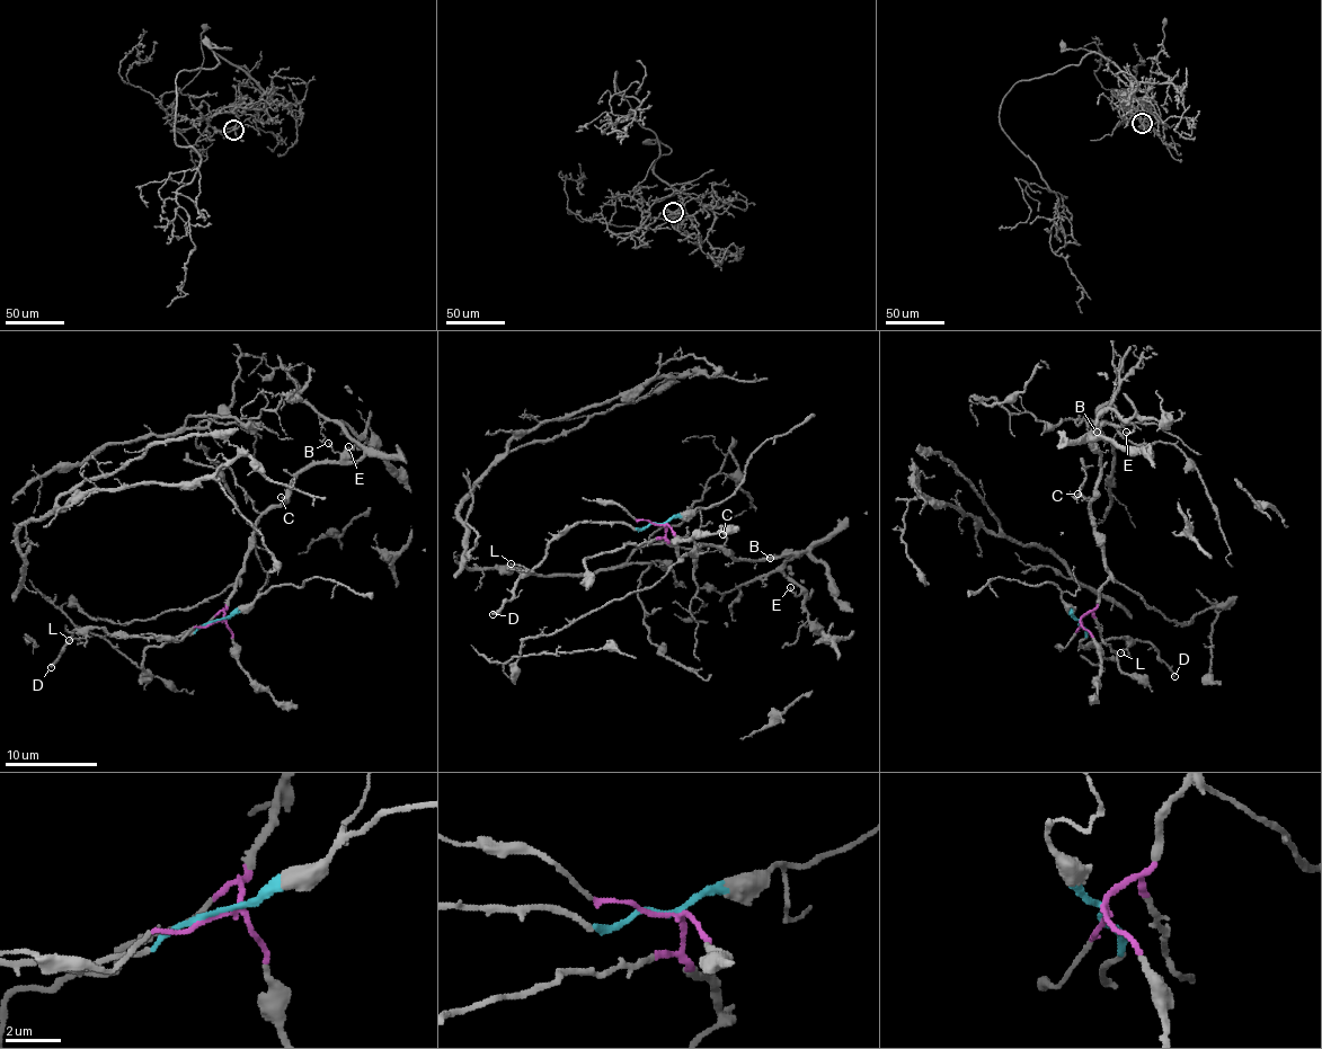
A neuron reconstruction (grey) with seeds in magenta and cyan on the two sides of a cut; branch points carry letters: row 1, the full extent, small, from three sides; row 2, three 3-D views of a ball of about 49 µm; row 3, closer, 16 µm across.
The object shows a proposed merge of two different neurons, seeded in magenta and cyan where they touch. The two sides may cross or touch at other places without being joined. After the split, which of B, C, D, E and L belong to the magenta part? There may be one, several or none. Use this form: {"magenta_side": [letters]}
{"magenta_side": ["B", "C", "E"]}

